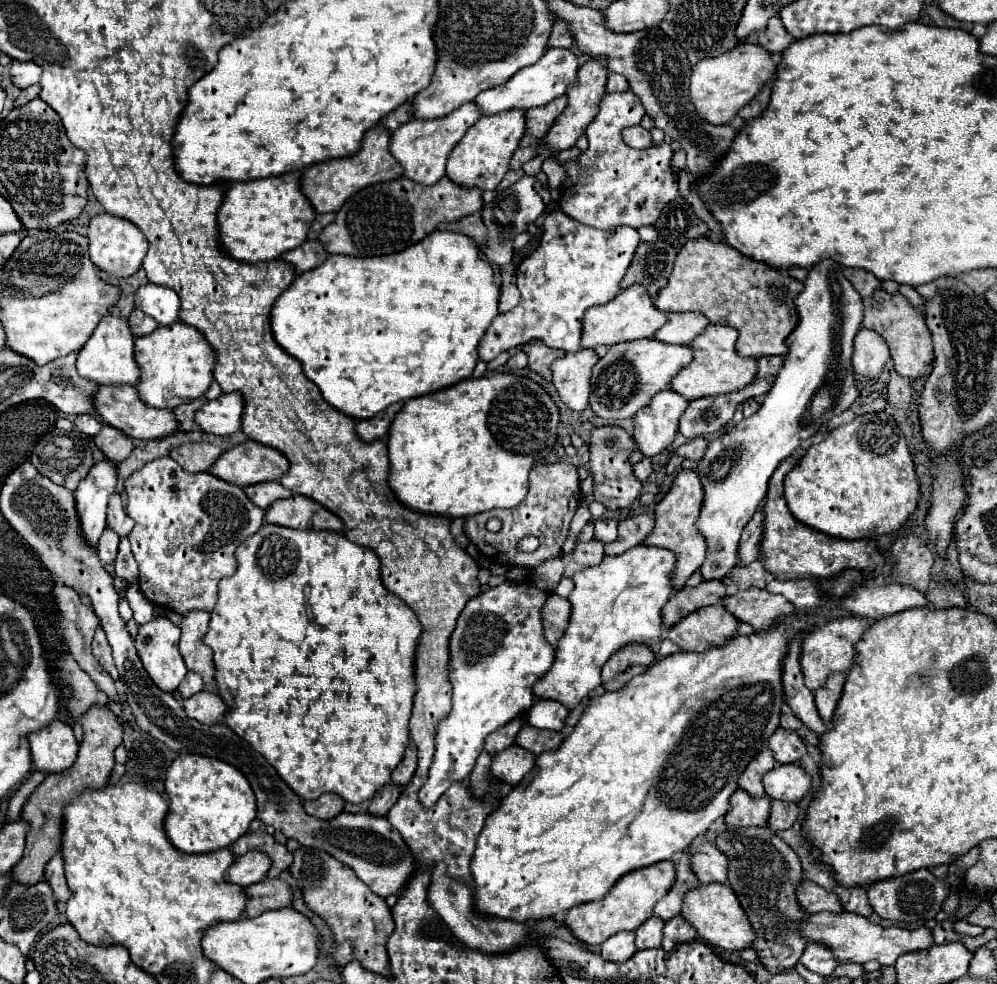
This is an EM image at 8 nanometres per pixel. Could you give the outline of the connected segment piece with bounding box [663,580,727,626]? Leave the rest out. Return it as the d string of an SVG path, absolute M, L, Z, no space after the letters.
M703 580L699 586L683 586L665 604L663 622L667 626L673 626L683 616L687 616L699 608L719 604L725 596L727 596L727 590L721 580Z

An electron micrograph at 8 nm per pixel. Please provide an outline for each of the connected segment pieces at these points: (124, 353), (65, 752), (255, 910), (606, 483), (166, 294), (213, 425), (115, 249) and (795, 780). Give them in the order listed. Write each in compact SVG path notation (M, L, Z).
M107 314L103 322L99 322L97 328L93 330L87 344L79 350L79 356L77 356L79 376L93 380L97 384L107 384L107 386L125 386L125 384L137 386L141 378L141 370L139 370L139 364L135 362L133 342L135 340L127 322L113 314Z
M55 720L51 726L29 734L29 746L35 768L47 774L69 770L77 760L79 750L73 728L61 720Z
M265 878L247 888L249 904L245 916L255 918L267 910L279 910L293 904L293 890L281 878Z
M601 426L591 430L591 440L589 440L589 454L591 454L591 476L593 476L593 496L597 502L607 506L609 510L617 508L627 508L635 502L635 498L641 496L641 480L635 478L633 474L633 462L631 454L635 450L635 440L631 434L621 428L621 426Z
M145 284L135 294L135 308L155 318L161 326L167 326L179 318L179 296L171 288Z
M239 392L221 394L217 400L209 400L195 412L195 422L209 434L235 434L241 430L245 398Z
M103 212L91 218L87 236L89 236L89 258L99 270L111 276L131 276L141 268L141 262L147 252L147 238L143 238L143 232L139 232L139 228L133 222Z
M783 764L767 772L763 784L769 798L799 802L811 790L811 776L799 764Z

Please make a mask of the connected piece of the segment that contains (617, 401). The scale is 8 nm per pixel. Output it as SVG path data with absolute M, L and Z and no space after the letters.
M643 338L643 340L635 340L635 342L619 342L615 346L611 346L609 352L593 368L591 398L589 398L591 410L601 418L613 418L613 420L615 418L633 418L635 412L639 412L643 406L647 406L647 402L651 402L653 394L671 386L671 380L675 378L675 374L683 366L689 366L691 358L693 358L693 350L689 346L663 344L663 342L655 342L655 338Z

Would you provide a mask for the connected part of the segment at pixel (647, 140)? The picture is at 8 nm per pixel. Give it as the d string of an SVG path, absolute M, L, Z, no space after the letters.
M631 126L631 128L623 130L623 140L625 140L627 146L631 146L631 148L639 148L639 150L653 146L651 132L645 130L643 126Z

